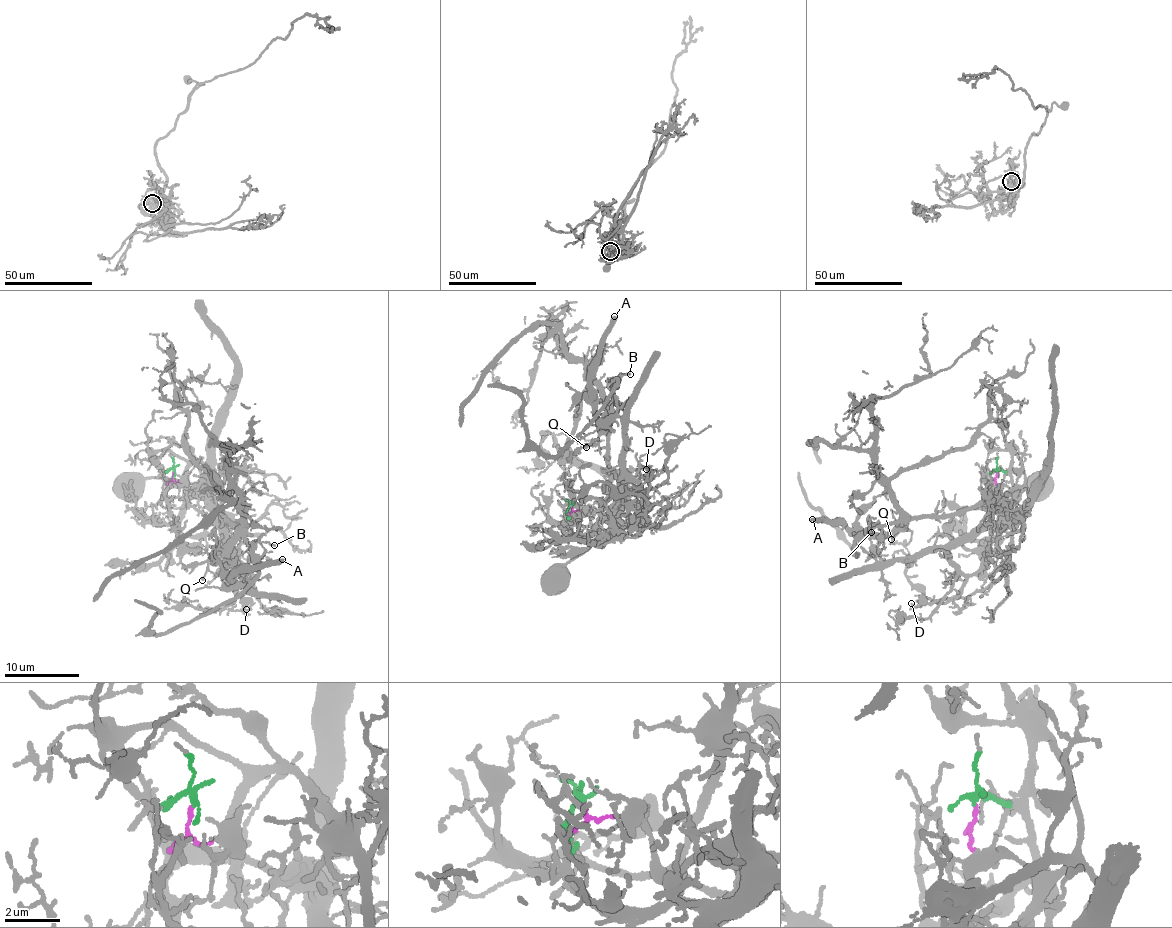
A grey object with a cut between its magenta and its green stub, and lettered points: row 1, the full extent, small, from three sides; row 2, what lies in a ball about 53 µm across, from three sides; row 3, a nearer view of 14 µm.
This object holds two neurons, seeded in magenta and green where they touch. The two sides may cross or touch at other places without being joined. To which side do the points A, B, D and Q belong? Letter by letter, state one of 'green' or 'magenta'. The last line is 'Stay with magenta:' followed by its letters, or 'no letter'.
A: magenta
B: magenta
D: green
Q: magenta
Stay with magenta: A, B, Q

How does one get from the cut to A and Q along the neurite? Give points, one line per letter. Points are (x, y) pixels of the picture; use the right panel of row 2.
A: (997, 472), (996, 485), (1022, 488), (950, 515), (909, 518), (886, 532), (862, 537), (811, 519)
Q: (997, 472), (995, 483), (1018, 491), (1022, 488), (1016, 487), (950, 515), (909, 518), (905, 528), (891, 540)

